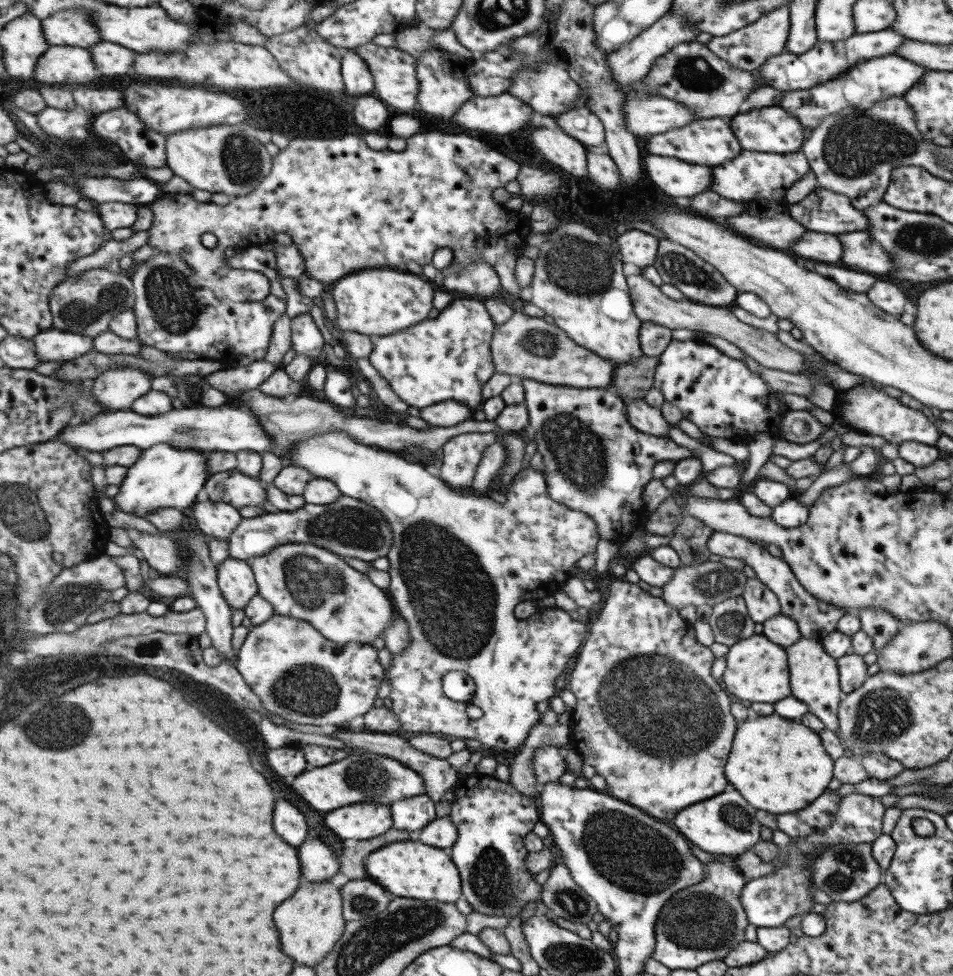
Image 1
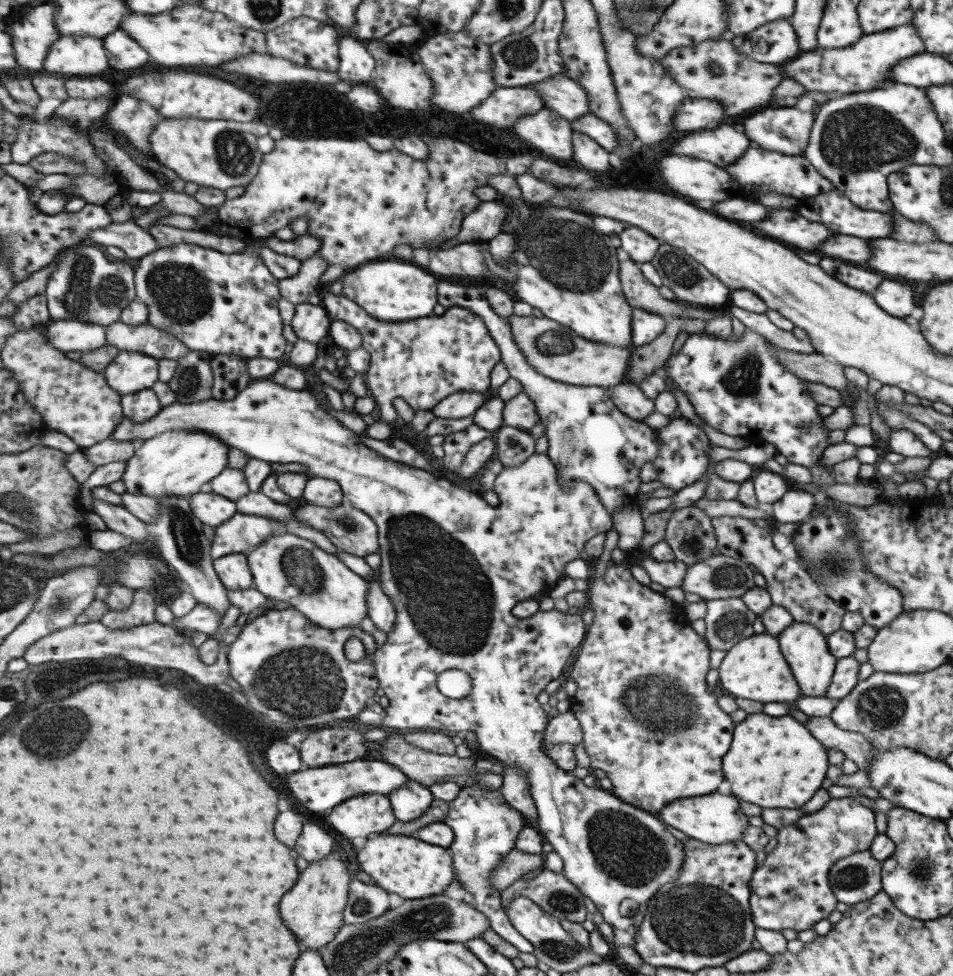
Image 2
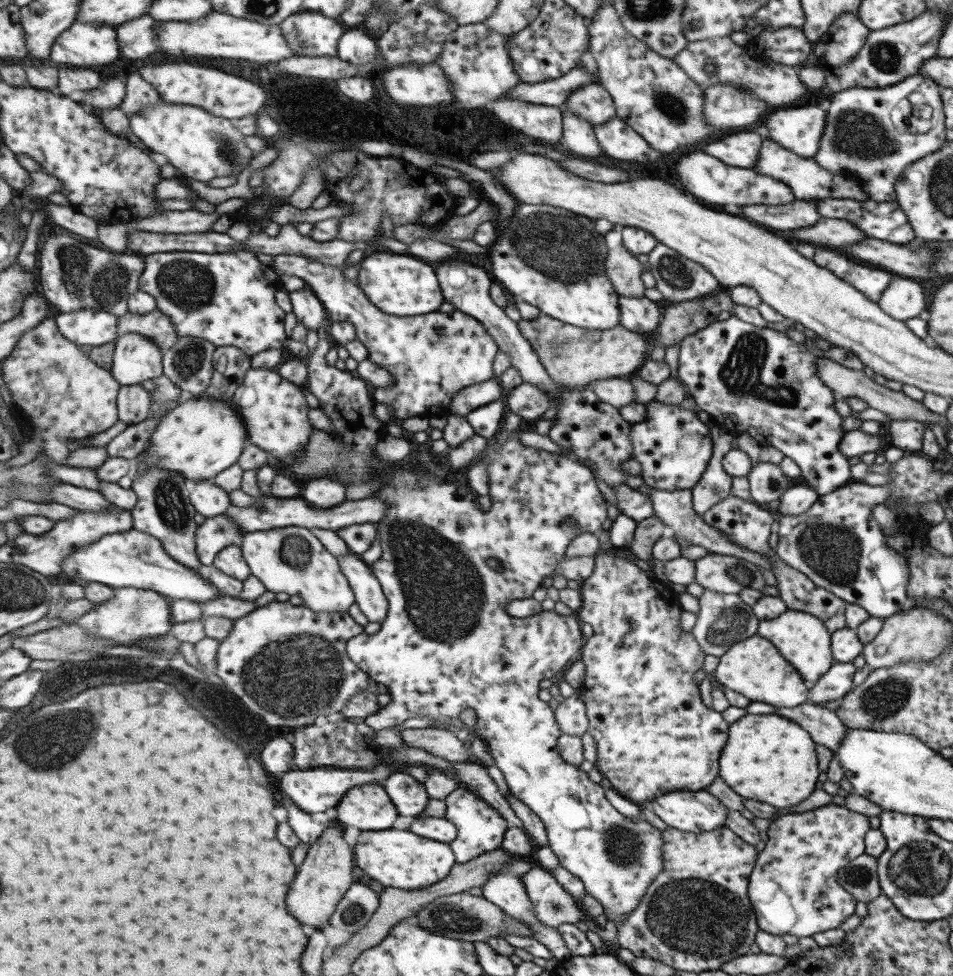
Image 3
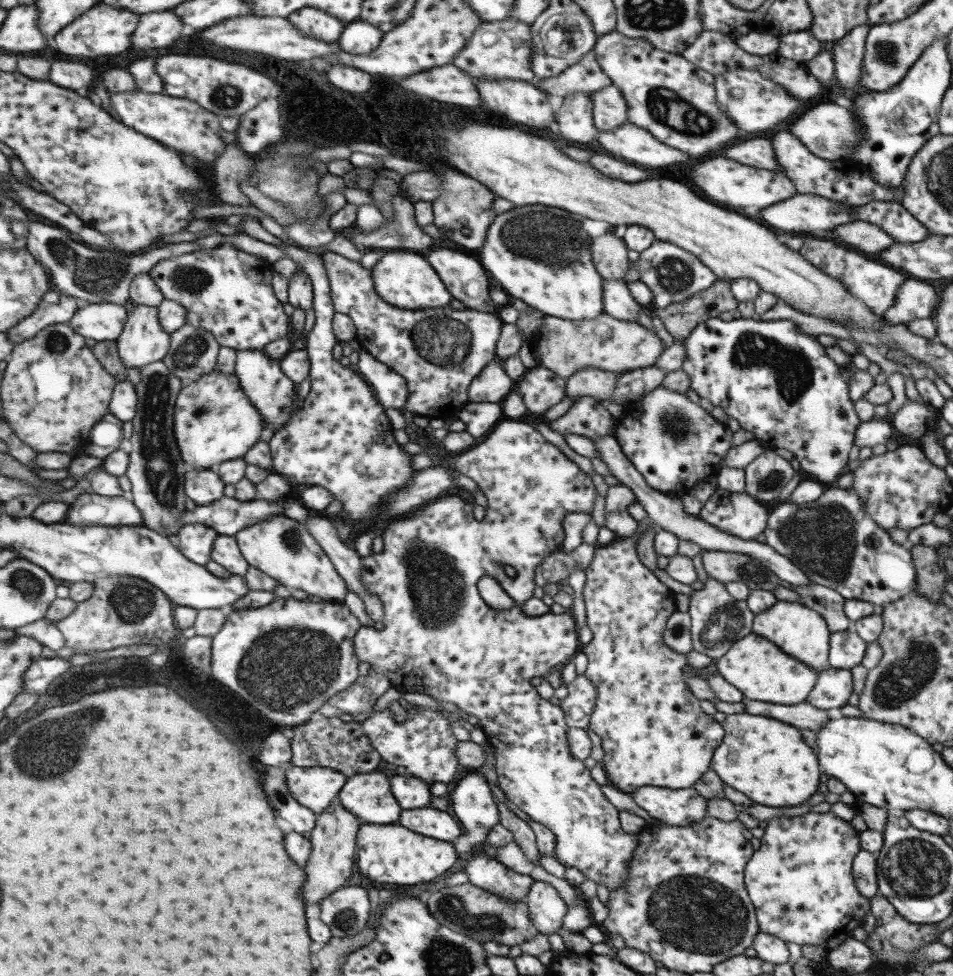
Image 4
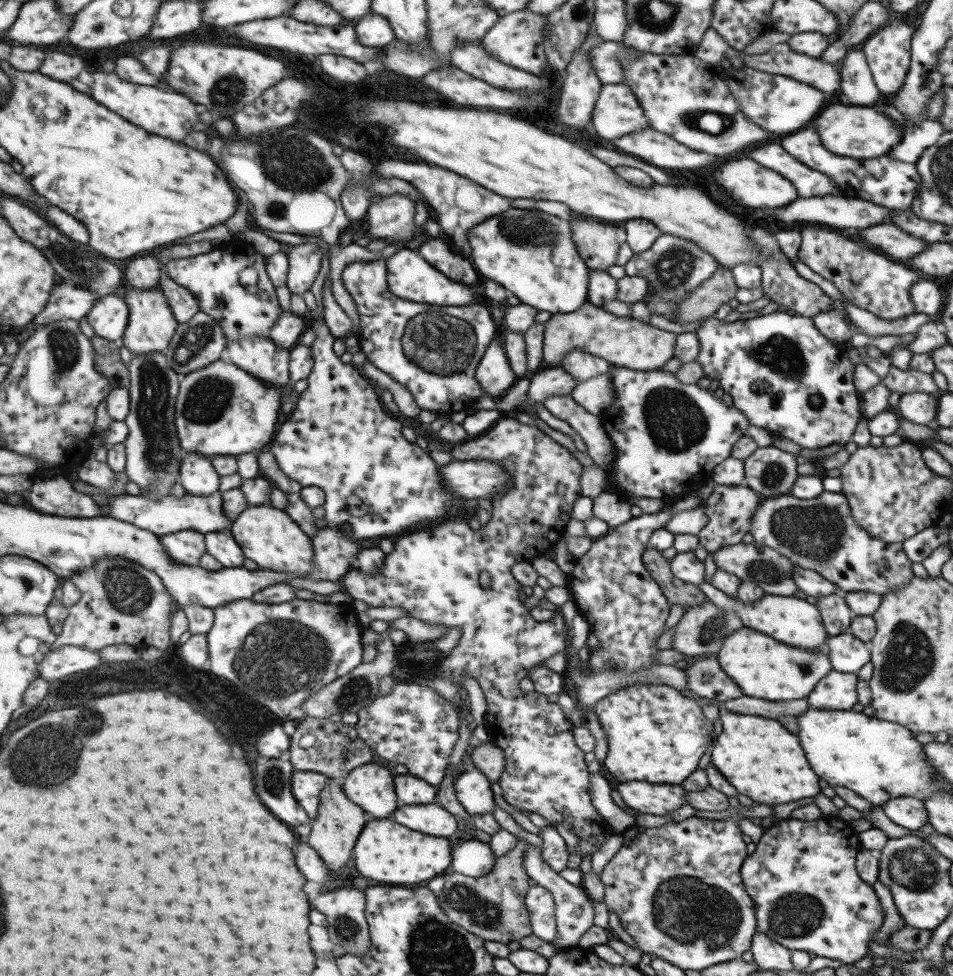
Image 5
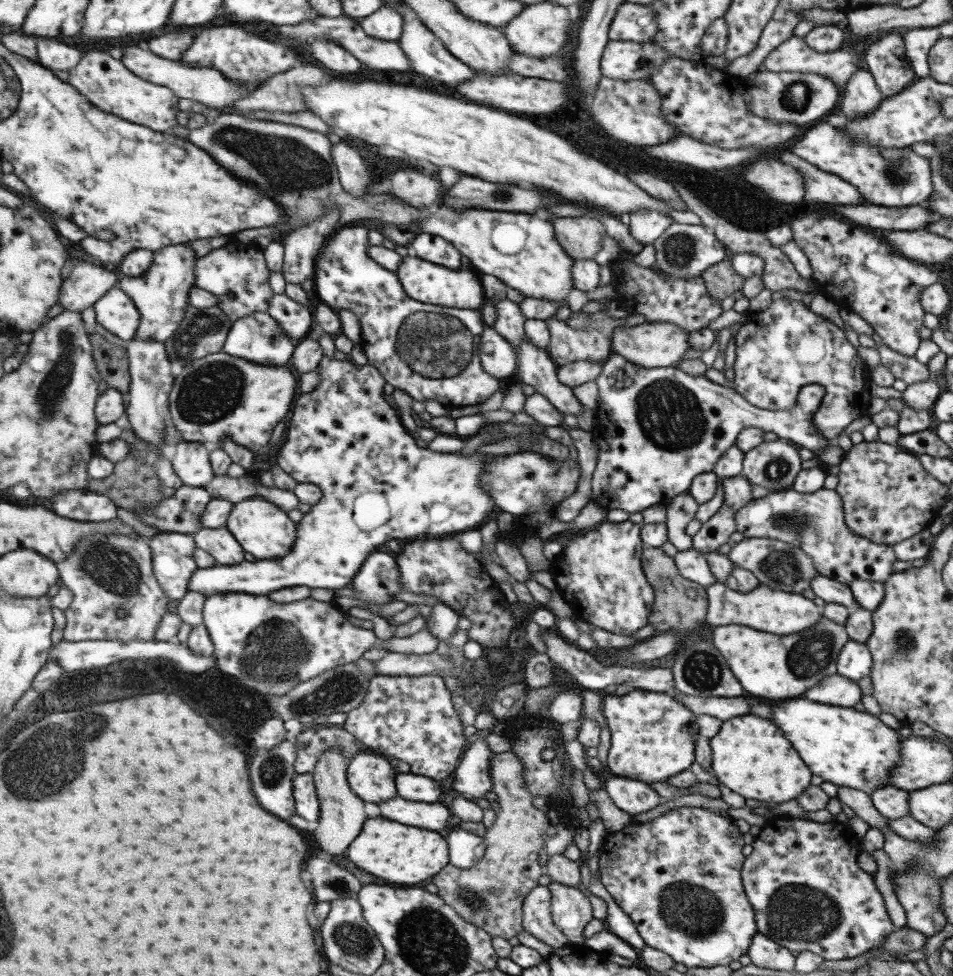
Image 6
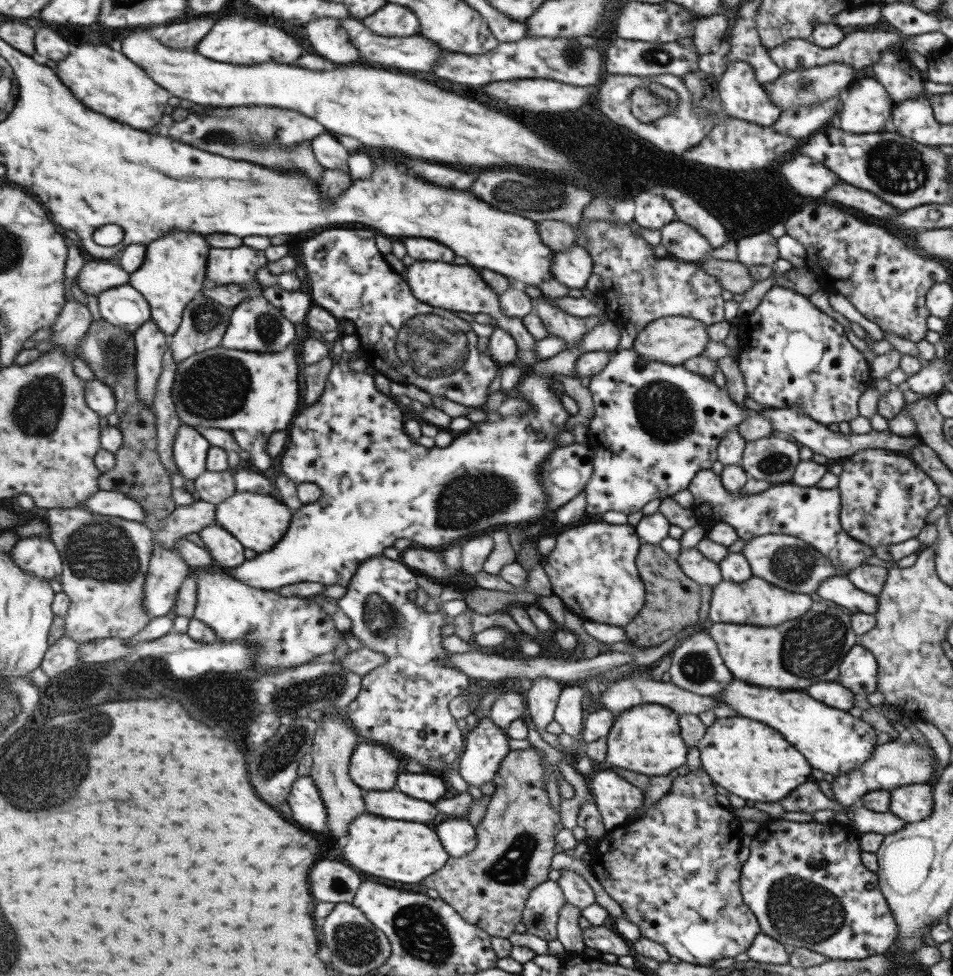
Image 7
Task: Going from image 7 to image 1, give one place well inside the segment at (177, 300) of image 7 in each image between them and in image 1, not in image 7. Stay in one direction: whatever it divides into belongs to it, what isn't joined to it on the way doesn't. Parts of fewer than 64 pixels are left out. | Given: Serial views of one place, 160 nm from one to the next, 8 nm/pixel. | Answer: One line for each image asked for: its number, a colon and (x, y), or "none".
1: (117, 389)
2: (131, 372)
3: (137, 358)
4: (144, 341)
5: (153, 325)
6: (162, 295)

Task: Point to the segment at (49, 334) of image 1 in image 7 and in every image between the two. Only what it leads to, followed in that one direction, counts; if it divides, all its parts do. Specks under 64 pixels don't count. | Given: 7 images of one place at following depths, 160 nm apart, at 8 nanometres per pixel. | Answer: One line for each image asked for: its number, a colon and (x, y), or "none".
2: (66, 335)
3: (87, 327)
4: (101, 322)
5: (110, 317)
6: (116, 312)
7: (124, 306)

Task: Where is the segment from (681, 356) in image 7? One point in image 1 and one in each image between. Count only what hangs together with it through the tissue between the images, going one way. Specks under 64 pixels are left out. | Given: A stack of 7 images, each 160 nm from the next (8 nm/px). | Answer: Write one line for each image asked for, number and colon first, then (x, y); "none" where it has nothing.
1: (522, 347)
2: (552, 350)
3: (572, 356)
4: (564, 346)
5: (622, 341)
6: (650, 345)

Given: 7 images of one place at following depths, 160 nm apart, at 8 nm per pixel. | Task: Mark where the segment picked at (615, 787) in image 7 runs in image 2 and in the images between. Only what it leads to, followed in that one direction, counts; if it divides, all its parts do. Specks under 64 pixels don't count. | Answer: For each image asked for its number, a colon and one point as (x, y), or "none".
2: (714, 818)
3: (699, 811)
4: (681, 807)
5: (659, 799)
6: (631, 796)

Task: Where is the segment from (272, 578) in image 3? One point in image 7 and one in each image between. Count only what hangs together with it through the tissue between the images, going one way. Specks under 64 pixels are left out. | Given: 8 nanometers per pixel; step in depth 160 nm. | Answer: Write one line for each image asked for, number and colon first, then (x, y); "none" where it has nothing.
4: (284, 549)
5: (270, 537)
6: (265, 531)
7: (259, 521)

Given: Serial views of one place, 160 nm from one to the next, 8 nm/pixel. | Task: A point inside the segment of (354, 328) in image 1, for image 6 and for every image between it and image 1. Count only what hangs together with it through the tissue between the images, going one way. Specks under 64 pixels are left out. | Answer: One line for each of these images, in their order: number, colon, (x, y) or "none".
2: (392, 290)
3: (400, 284)
4: (405, 280)
5: (410, 277)
6: (423, 281)

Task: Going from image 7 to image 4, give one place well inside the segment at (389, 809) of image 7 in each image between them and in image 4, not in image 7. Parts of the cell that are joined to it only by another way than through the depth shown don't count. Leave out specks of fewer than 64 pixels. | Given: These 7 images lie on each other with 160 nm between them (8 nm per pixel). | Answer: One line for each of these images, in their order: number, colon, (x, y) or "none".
4: (442, 825)
5: (436, 821)
6: (433, 817)

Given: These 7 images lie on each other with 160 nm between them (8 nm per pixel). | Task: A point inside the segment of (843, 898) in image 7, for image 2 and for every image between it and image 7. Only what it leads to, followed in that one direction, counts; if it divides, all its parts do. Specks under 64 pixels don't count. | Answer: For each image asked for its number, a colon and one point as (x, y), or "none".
2: (790, 889)
3: (792, 888)
4: (799, 881)
5: (807, 895)
6: (801, 878)

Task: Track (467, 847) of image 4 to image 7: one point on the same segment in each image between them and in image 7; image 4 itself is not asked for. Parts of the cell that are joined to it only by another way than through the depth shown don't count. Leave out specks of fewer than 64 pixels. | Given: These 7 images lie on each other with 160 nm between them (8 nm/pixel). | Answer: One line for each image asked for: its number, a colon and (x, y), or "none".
5: (471, 788)
6: (471, 780)
7: (486, 744)

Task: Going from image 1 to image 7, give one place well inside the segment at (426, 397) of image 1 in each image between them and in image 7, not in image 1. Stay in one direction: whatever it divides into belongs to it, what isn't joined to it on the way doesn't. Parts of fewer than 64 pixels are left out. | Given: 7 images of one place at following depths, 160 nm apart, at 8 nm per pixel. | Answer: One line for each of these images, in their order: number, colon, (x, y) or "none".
2: (421, 361)
3: (433, 356)
4: (463, 343)
5: (434, 351)
6: (433, 355)
7: (410, 342)

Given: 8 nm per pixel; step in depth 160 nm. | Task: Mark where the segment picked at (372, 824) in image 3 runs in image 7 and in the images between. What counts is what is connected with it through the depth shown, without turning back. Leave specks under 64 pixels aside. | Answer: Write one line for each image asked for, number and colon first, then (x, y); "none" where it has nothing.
4: (368, 796)
5: (370, 786)
6: (372, 776)
7: (374, 768)

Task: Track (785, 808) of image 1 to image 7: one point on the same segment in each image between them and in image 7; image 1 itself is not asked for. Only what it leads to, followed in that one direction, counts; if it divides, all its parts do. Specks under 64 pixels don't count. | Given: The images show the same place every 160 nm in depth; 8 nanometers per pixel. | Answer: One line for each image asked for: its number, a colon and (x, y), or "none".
2: (773, 762)
3: (767, 758)
4: (765, 759)
5: (756, 756)
6: (749, 755)
7: (751, 760)

